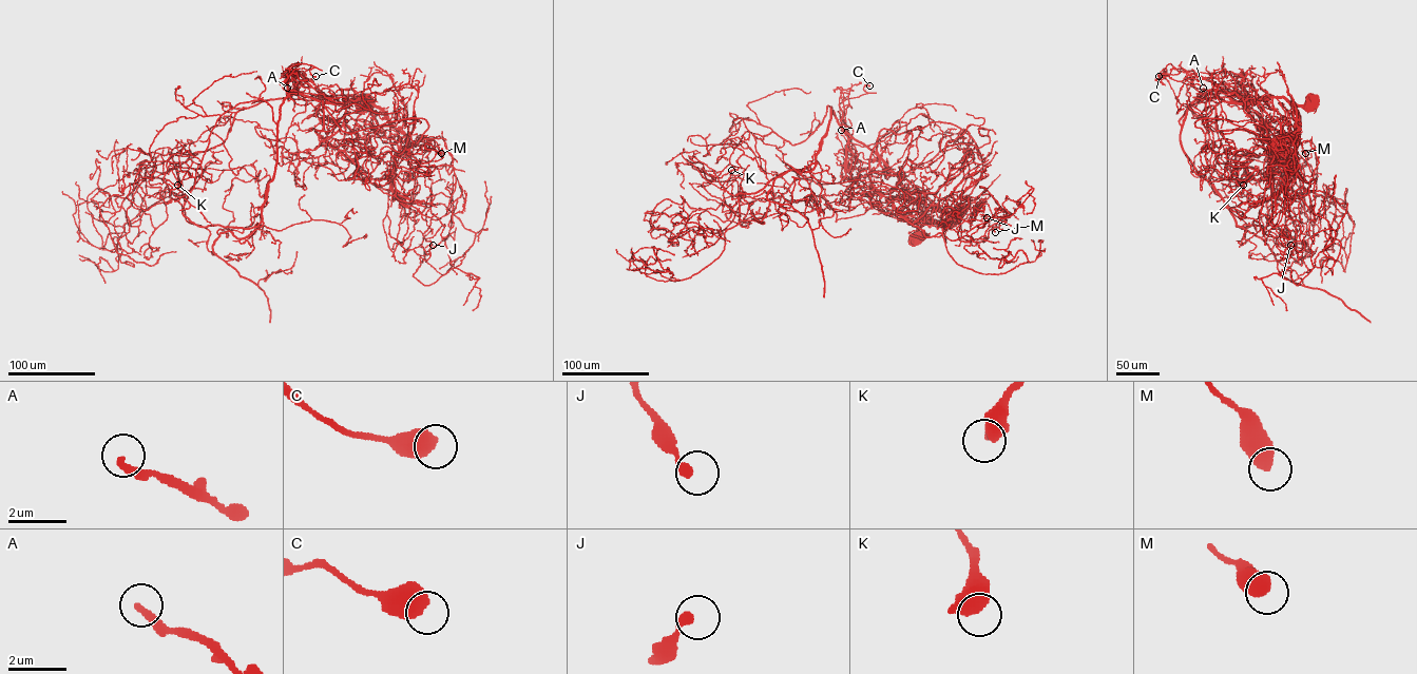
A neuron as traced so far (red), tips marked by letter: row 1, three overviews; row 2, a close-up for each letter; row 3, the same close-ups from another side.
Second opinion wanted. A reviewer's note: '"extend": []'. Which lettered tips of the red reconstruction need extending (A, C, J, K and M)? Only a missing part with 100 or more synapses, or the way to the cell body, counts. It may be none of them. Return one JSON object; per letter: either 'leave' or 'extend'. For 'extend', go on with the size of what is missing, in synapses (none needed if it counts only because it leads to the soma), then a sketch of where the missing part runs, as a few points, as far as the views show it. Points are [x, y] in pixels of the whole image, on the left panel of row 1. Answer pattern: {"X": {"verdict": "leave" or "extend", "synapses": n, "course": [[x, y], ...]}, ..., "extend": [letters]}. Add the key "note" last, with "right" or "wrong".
{"A": {"verdict": "leave"}, "C": {"verdict": "leave"}, "J": {"verdict": "leave"}, "K": {"verdict": "leave"}, "M": {"verdict": "leave"}, "extend": [], "note": "right"}

